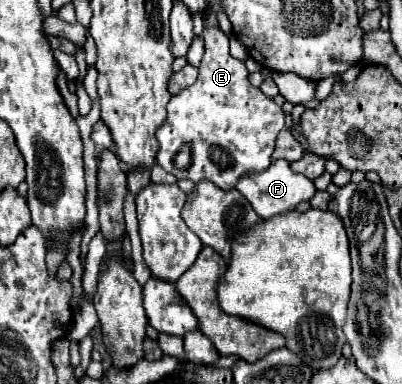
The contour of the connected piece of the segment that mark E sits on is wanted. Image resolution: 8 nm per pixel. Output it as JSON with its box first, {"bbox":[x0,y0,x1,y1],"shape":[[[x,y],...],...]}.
{"bbox":[156,28,284,190],"shape":[[[220,28],[204,30],[202,36],[206,40],[206,52],[200,62],[198,80],[170,100],[168,118],[156,134],[160,142],[156,162],[180,180],[182,178],[190,178],[192,182],[212,180],[222,190],[232,190],[244,174],[260,172],[270,166],[276,136],[284,128],[284,110],[260,88],[254,88],[250,84],[244,62],[230,54],[228,36]]]}

